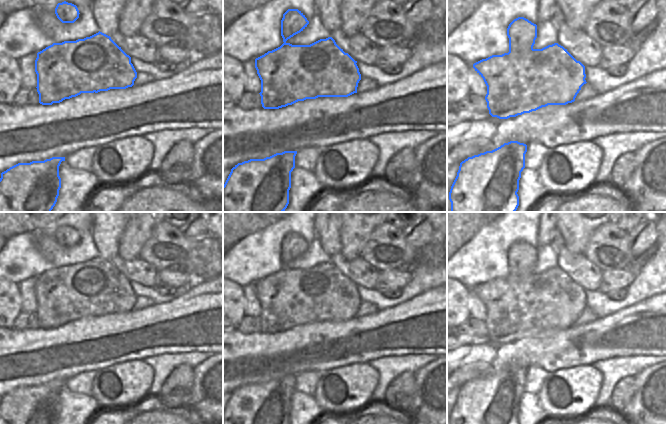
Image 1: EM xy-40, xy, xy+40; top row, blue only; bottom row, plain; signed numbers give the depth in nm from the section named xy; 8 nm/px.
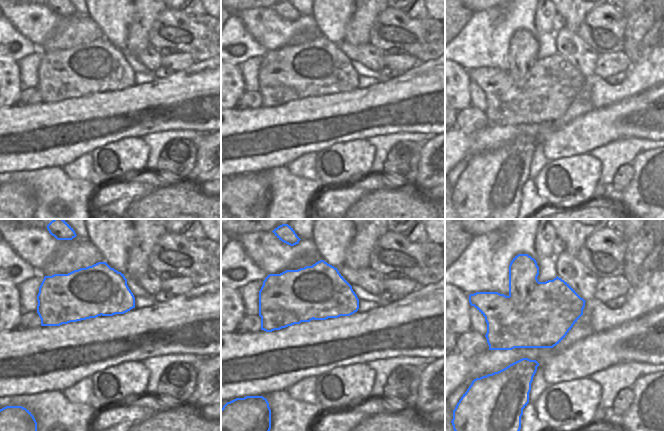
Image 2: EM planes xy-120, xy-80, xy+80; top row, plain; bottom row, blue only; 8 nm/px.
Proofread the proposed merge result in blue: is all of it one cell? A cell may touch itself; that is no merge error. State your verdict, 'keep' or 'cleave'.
cleave

